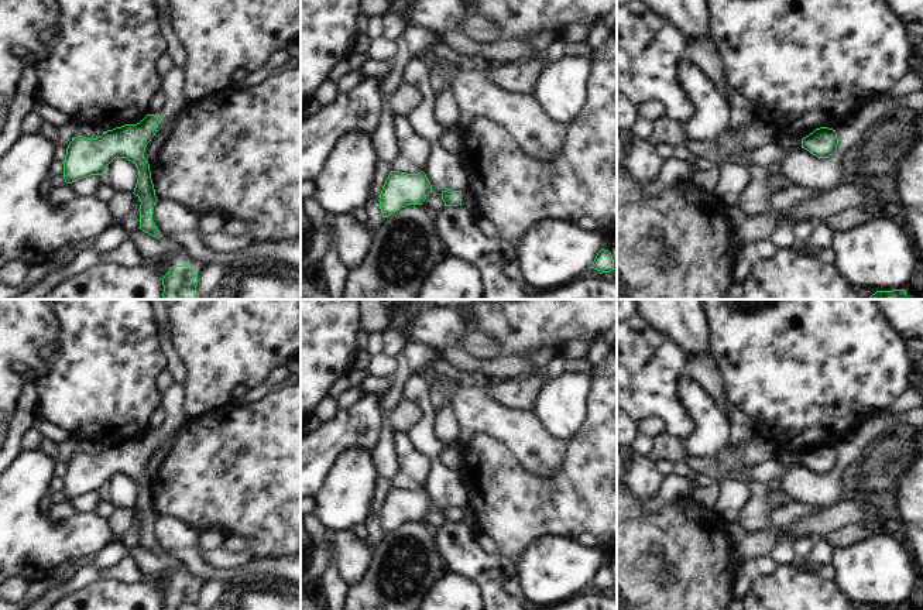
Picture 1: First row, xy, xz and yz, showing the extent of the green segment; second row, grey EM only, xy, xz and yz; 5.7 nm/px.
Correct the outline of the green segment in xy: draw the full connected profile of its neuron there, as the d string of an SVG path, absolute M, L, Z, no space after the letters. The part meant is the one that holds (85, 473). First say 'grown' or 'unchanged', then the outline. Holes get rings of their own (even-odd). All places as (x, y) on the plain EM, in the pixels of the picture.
grown; M172 383L162 394L159 407L165 419L158 431L147 431L137 441L124 441L103 448L96 455L76 452L66 465L64 476L64 496L72 500L90 491L103 491L114 474L126 474L138 486L134 511L140 515L140 544L152 554L162 554L152 538L152 525L157 520L155 506L151 496L150 480L144 474L145 463L155 452L161 438L175 436L188 419L183 407L185 390L182 384Z

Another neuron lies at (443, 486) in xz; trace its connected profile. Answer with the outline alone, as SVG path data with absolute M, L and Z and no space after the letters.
M411 373L402 390L402 400L414 402L422 414L419 422L405 433L411 443L430 460L430 472L423 489L432 501L432 508L422 518L422 522L435 530L445 522L442 508L466 506L469 493L462 483L459 472L447 469L438 458L445 450L446 443L438 441L433 432L436 407L430 401L428 374Z

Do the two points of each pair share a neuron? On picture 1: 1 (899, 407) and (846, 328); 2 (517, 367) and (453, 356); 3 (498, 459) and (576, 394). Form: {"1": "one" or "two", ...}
{"1": "two", "2": "one", "3": "two"}

